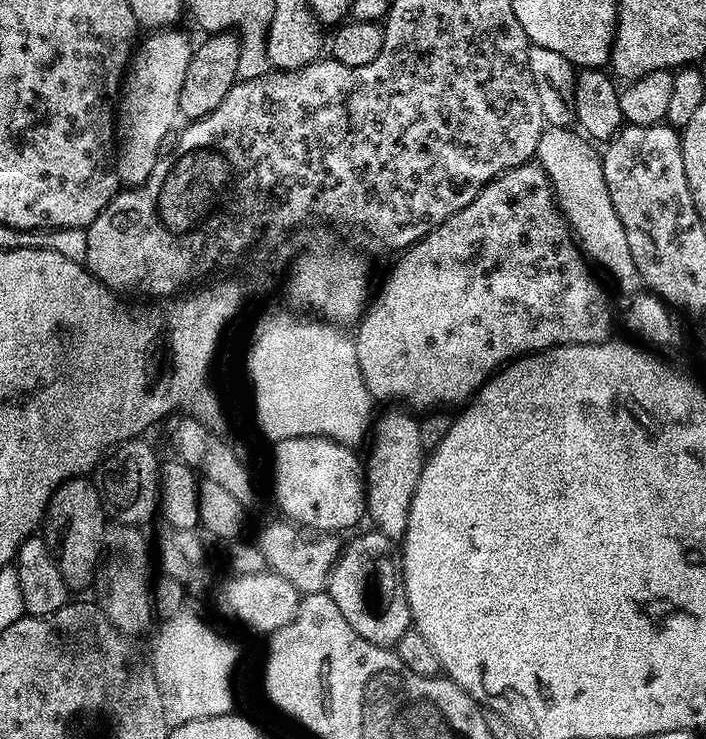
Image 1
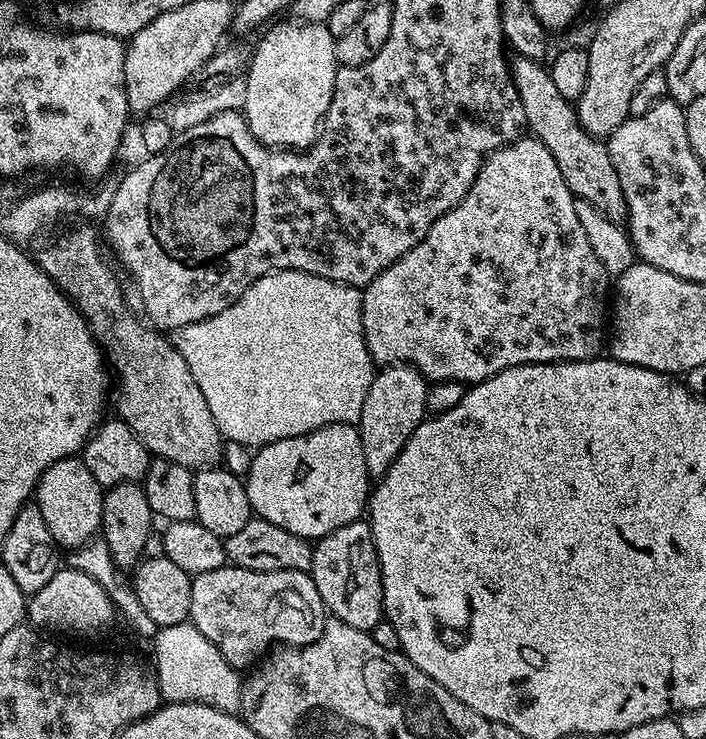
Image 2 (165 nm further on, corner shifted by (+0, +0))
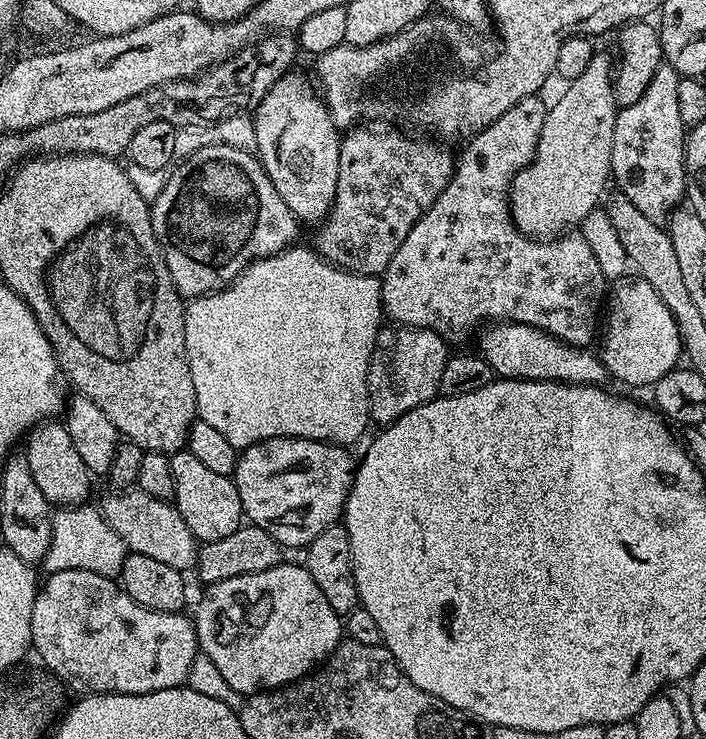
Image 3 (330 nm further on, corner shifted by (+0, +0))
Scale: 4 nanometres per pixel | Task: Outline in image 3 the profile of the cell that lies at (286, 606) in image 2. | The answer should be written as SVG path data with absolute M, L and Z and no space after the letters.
M281 562L265 572L242 574L234 578L226 578L217 584L207 585L203 591L204 597L201 598L200 605L196 608L196 616L194 615L199 651L206 658L210 658L210 662L214 662L214 666L218 666L222 678L226 678L226 682L230 686L234 686L234 690L238 690L245 698L253 696L255 692L268 692L272 688L283 688L285 684L295 684L297 680L301 680L303 676L308 675L317 666L323 664L342 642L344 631L341 613L335 612L330 606L330 602L326 602L326 597L318 590L318 582L314 582L314 578L310 578L307 567L300 565L299 568L296 564Z

